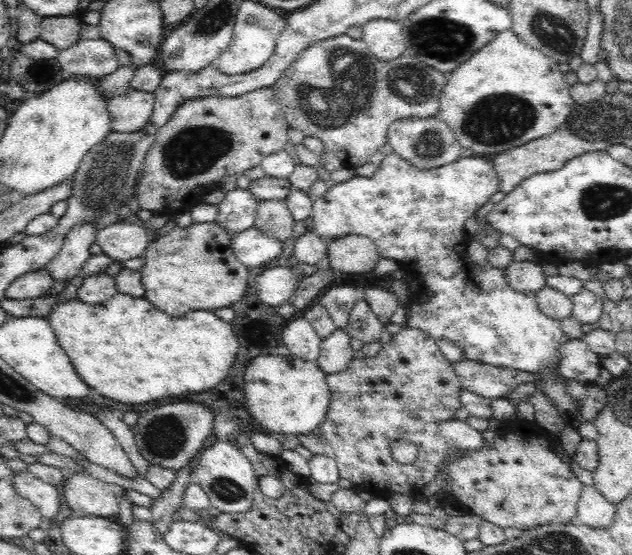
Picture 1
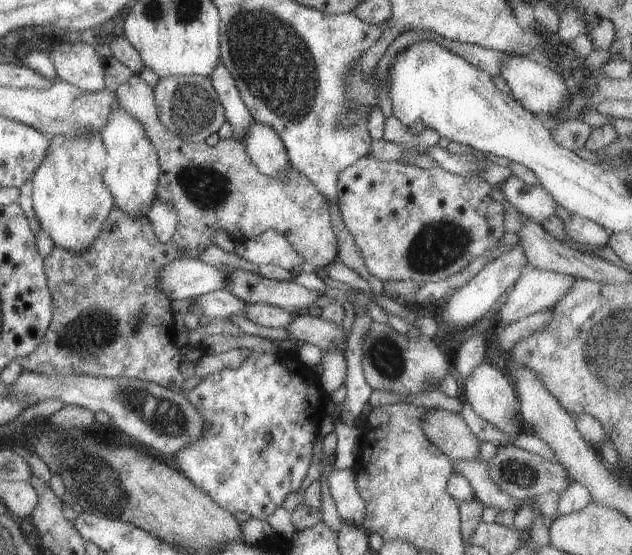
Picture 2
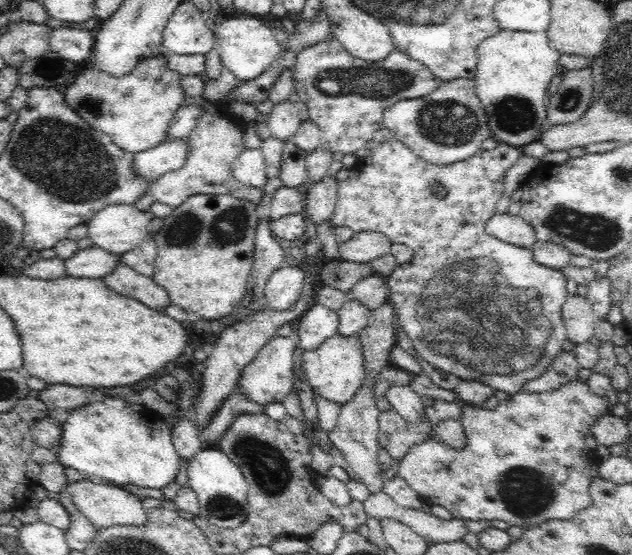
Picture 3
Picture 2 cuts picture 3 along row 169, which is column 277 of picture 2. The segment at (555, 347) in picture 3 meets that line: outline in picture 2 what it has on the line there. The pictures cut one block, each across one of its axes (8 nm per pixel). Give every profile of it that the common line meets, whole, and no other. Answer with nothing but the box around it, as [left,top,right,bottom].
[171,350,329,520]

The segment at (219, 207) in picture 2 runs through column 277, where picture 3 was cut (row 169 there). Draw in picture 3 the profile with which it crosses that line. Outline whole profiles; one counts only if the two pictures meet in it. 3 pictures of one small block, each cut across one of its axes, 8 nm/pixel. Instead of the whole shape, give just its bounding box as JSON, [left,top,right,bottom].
[149,107,262,208]

